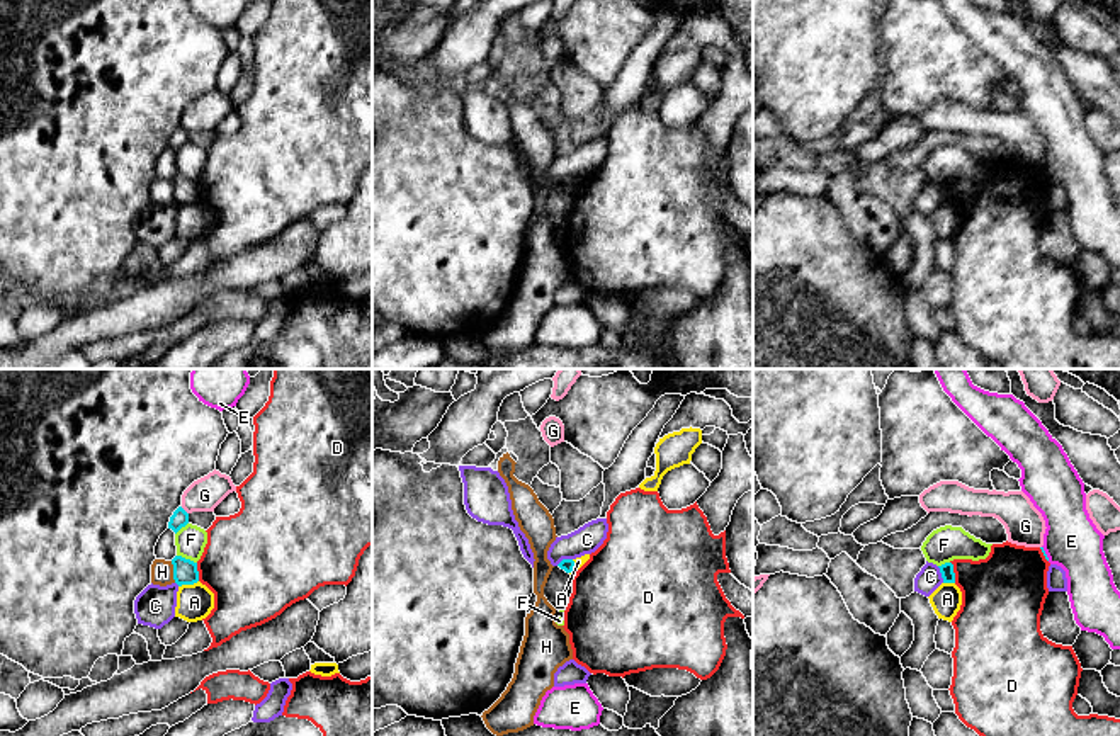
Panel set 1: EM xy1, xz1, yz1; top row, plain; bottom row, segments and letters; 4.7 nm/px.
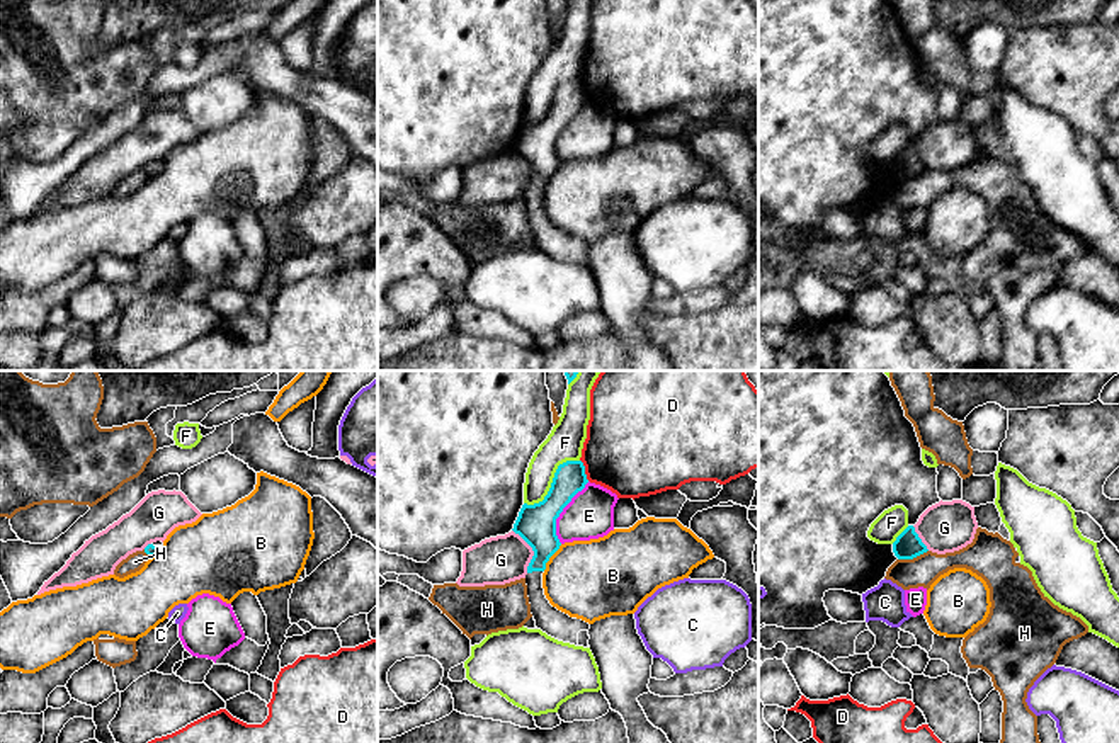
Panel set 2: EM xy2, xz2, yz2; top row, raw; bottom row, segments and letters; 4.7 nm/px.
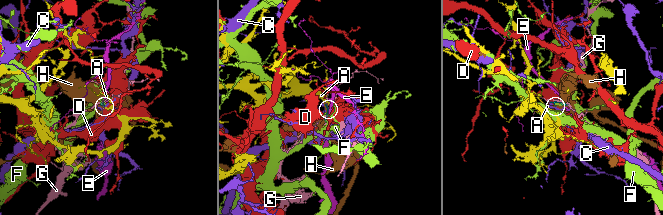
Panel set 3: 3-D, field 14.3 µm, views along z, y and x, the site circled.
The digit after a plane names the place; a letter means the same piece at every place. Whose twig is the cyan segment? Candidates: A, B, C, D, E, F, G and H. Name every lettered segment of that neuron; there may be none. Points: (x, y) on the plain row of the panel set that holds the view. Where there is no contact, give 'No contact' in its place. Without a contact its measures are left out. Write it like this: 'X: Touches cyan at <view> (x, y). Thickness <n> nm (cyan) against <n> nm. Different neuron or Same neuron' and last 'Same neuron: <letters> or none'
A: Touches cyan at xy1 (187, 203). Thickness 110 nm (cyan) against 180 nm. Different neuron
B: Touches cyan at xz2 (550, 175). Thickness 190 nm (cyan) against 380 nm. Different neuron
C: Touches cyan at yz1 (942, 194). Thickness 60 nm (cyan) against 110 nm. Different neuron
D: Touches cyan at yz1 (952, 191). Thickness 60 nm (cyan) against 360 nm. Different neuron
E: Touches cyan at xz2 (562, 130). Thickness 190 nm (cyan) against 220 nm. Different neuron
F: Touches cyan at xz2 (553, 101). Thickness 190 nm (cyan) against 170 nm. Different neuron
G: Touches cyan at xz2 (533, 169). Thickness 190 nm (cyan) against 220 nm. Different neuron
H: Touches cyan at yz2 (912, 177). Thickness 130 nm (cyan) against 150 nm. Different neuron
Same neuron: none

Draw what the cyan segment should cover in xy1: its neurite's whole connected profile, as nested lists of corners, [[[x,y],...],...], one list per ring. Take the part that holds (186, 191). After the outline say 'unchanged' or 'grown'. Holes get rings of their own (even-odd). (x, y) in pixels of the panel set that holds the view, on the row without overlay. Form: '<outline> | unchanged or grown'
[[[175,175],[172,178],[173,184],[173,199],[178,206],[194,204],[199,201],[197,182],[185,178],[182,175]]] | unchanged

